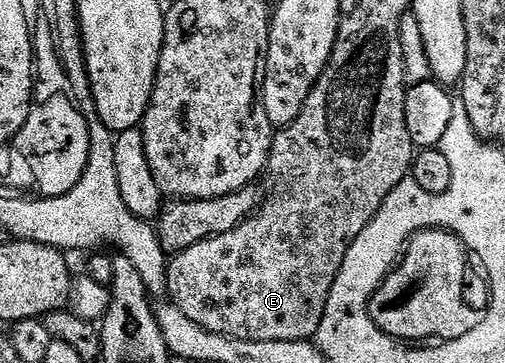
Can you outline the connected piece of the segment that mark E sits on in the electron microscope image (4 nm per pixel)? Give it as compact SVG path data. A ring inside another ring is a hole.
M395 24L393 30L375 30L369 34L355 54L347 58L345 66L331 76L327 86L315 84L315 88L307 96L299 116L290 126L278 129L273 135L273 147L269 153L268 173L273 173L273 182L277 191L264 199L263 205L252 216L240 222L231 232L220 234L214 238L203 240L191 248L181 251L168 263L169 290L168 297L195 324L205 330L222 334L228 338L239 340L255 340L256 342L304 342L316 335L319 324L323 320L323 312L327 308L327 296L331 292L331 284L335 284L335 276L347 256L347 248L367 228L367 224L379 212L391 191L402 181L410 177L415 161L415 147L407 130L407 119L404 116L404 102L407 91L405 82L405 46L401 43L403 24Z

